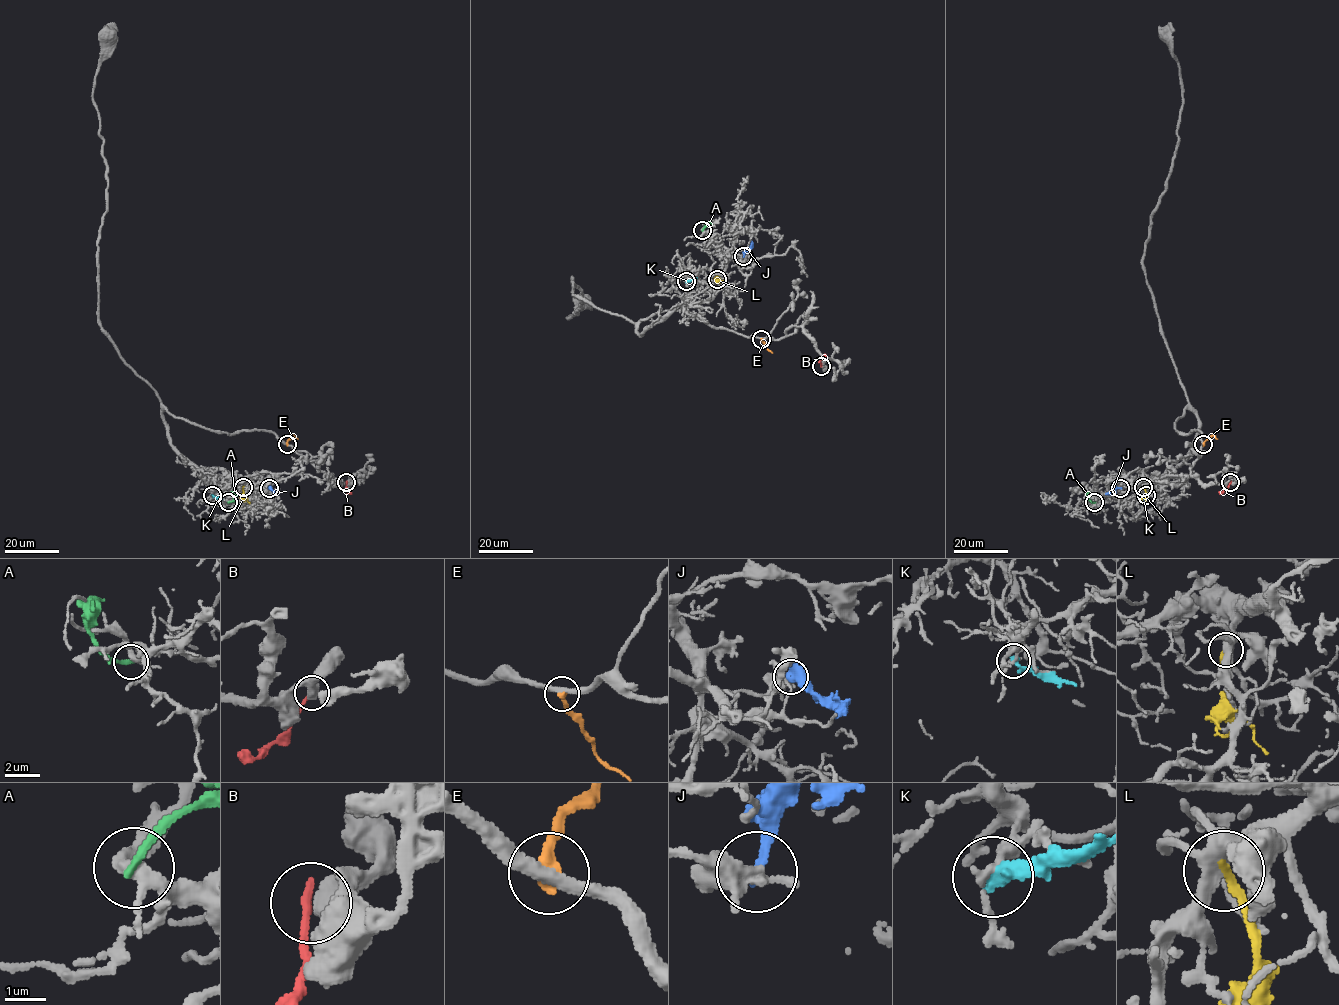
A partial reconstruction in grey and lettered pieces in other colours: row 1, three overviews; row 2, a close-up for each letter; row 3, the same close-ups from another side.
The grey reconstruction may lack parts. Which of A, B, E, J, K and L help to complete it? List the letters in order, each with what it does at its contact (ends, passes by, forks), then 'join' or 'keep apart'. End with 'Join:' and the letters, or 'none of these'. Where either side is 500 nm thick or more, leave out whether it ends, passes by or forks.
A: it ends | keep apart
B: keep apart
E: it ends | keep apart
J: it ends | keep apart
K: it ends | keep apart
L: it ends | keep apart
Join: none of these

